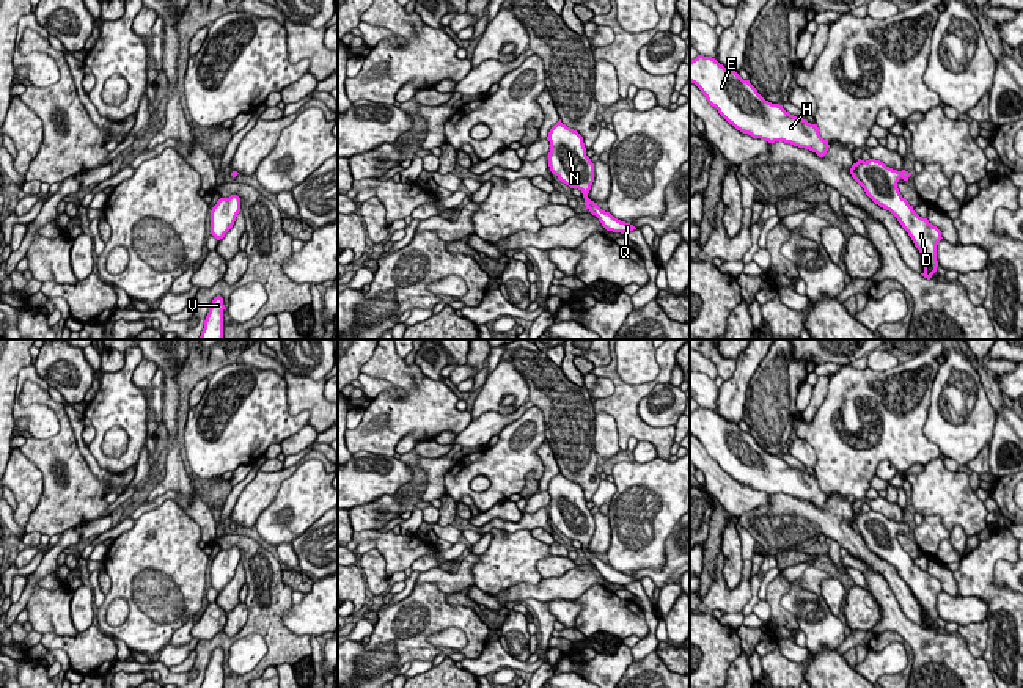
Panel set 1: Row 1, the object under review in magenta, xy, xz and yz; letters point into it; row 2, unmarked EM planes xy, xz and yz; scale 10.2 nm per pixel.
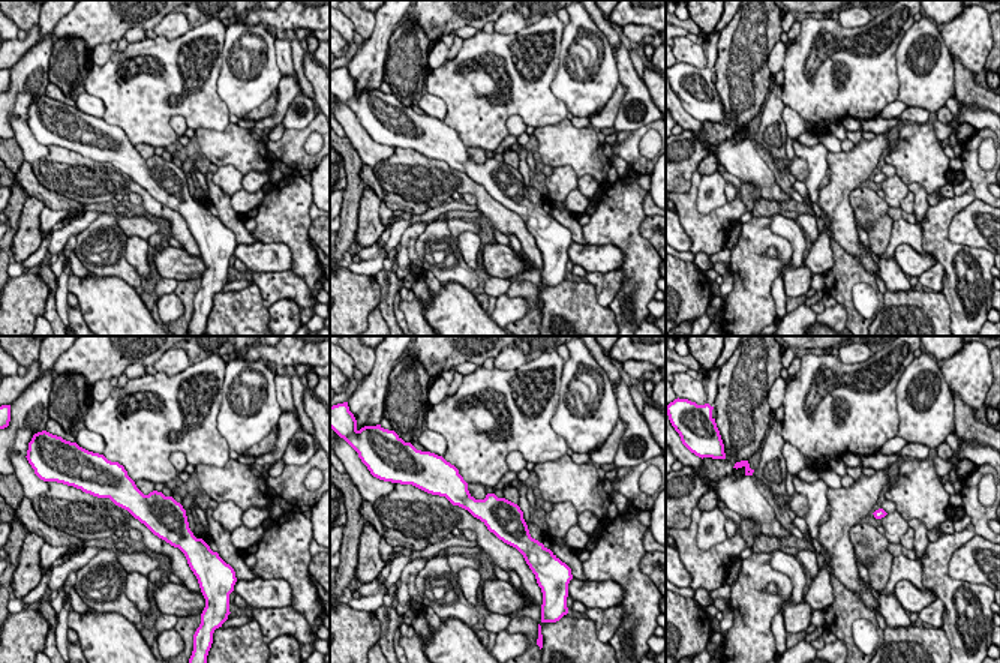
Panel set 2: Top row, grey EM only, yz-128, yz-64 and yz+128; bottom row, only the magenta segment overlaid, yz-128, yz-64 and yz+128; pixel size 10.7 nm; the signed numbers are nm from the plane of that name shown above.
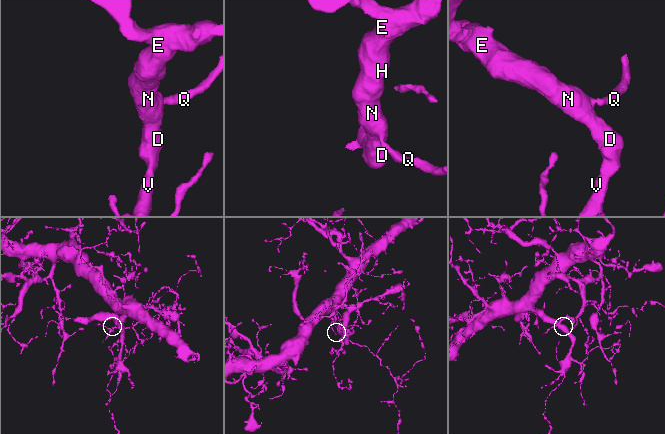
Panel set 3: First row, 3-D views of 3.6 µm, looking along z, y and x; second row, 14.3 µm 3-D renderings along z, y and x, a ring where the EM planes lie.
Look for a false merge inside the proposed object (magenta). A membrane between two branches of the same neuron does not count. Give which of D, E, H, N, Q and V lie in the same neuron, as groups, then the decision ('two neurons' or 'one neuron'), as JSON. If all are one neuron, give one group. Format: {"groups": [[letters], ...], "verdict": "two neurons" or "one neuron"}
{"groups": [["D", "E", "H", "N", "Q", "V"]], "verdict": "one neuron"}

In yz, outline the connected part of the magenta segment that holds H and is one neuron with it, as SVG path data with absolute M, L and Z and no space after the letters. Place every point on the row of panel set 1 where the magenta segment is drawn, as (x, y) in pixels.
M698 55L691 60L690 82L737 130L768 143L790 143L819 157L827 154L830 145L820 137L817 124L790 115L779 104L765 101L750 80L743 80L715 58Z

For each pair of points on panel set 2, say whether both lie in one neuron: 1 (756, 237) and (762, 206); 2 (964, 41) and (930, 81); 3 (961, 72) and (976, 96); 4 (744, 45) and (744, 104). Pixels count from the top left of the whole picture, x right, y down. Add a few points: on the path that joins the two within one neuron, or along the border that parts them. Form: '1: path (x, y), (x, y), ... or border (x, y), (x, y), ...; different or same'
1: border (753, 215), (769, 218); different
2: border (939, 32), (943, 44), (952, 54); different
3: path (964, 78), (970, 90); same
4: path (744, 60), (744, 89); same

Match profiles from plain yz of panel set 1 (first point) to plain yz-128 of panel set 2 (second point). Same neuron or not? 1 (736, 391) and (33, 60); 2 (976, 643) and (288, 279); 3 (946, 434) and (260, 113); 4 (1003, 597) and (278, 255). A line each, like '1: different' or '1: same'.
1: same
2: same
3: different
4: different

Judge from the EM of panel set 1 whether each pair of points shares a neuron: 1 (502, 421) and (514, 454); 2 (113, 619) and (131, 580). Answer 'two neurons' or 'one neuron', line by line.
1: two neurons
2: two neurons

